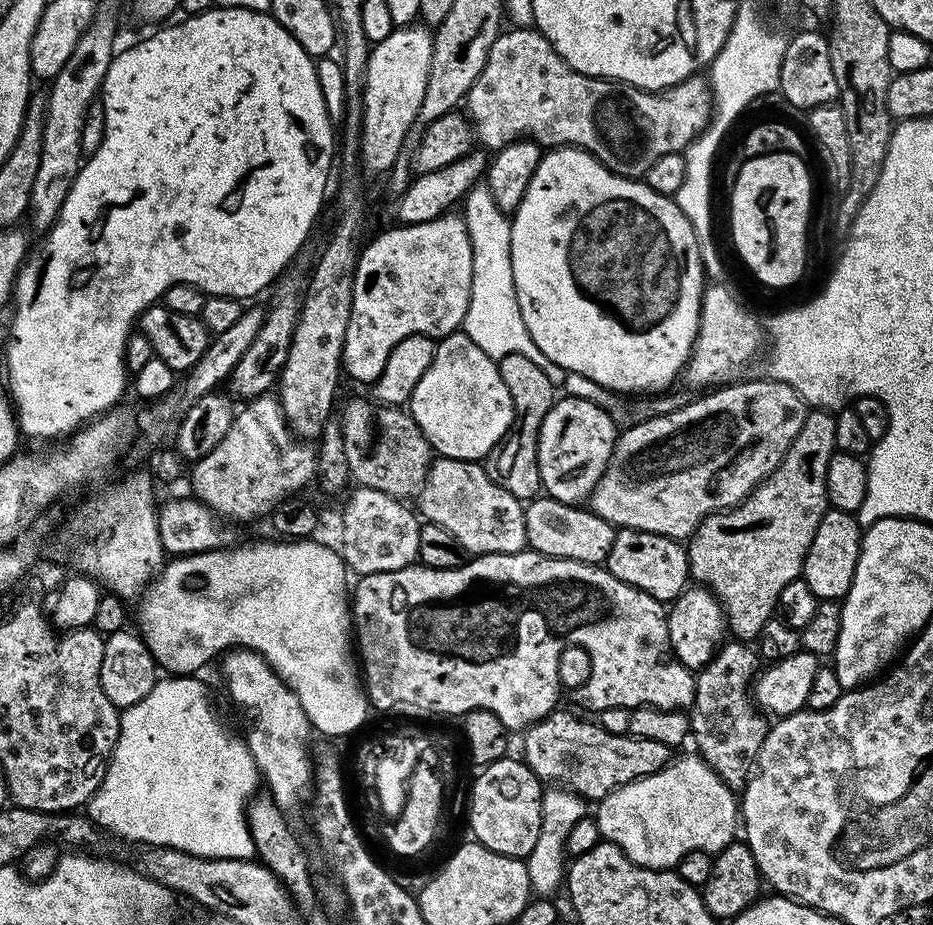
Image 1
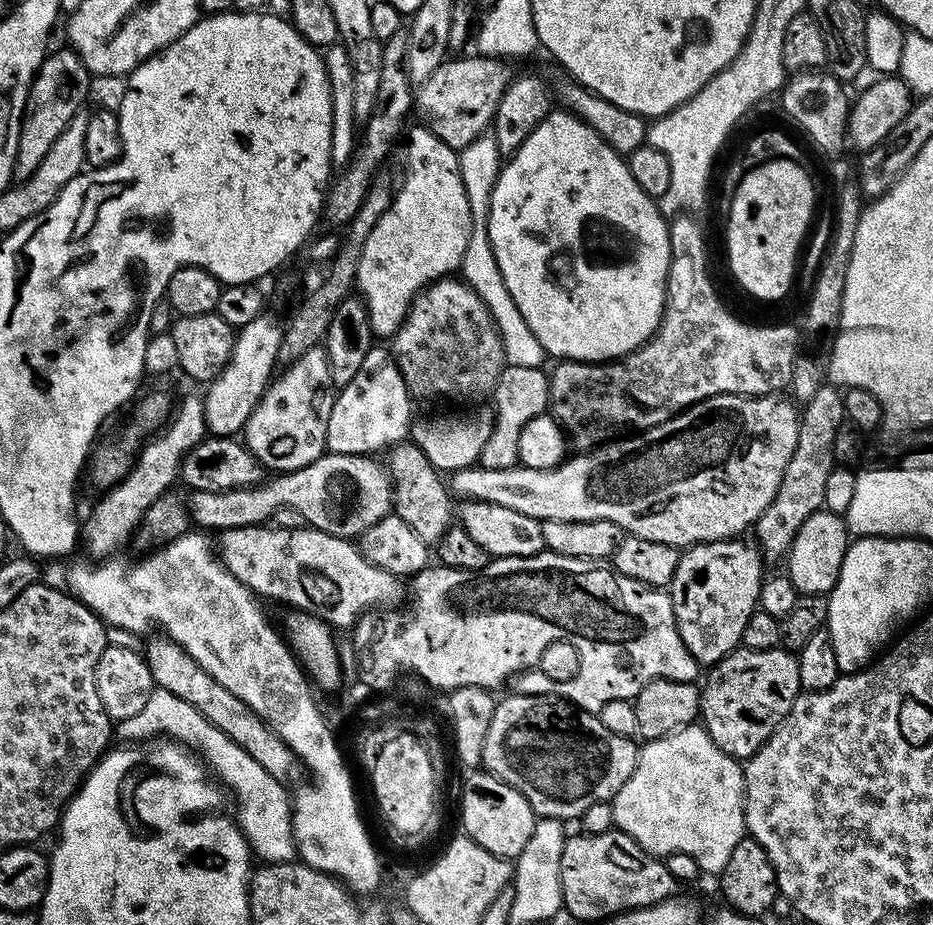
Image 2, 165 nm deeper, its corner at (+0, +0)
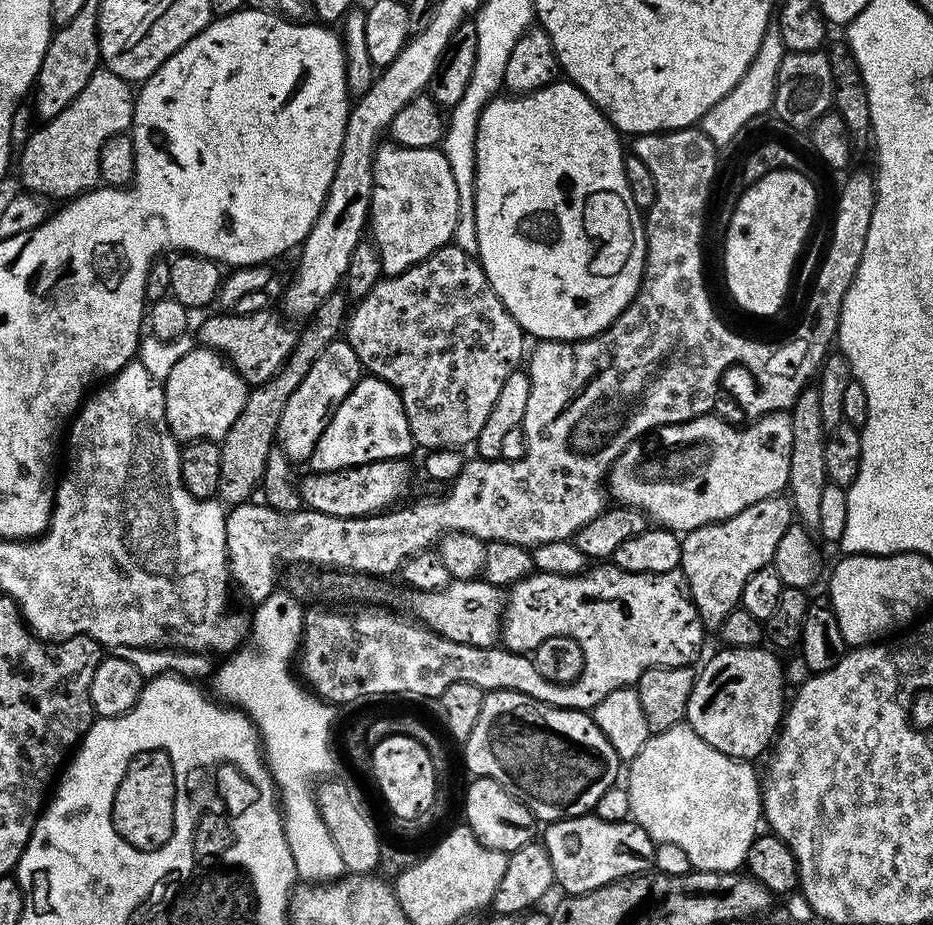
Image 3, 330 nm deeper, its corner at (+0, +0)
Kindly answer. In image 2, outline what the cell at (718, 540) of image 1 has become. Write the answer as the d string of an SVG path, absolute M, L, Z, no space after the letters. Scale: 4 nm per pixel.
M824 383L803 405L800 412L800 433L798 446L794 446L794 454L790 458L790 466L786 466L786 474L782 474L782 486L778 486L778 494L774 494L774 502L766 506L766 510L758 517L754 525L755 543L758 545L763 559L783 561L789 548L798 534L799 527L812 514L824 508L826 494L826 477L836 464L832 443L838 426L846 422L844 415L844 392L831 383Z

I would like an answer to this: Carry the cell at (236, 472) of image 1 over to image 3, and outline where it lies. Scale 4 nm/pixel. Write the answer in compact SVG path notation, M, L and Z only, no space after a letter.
M341 338L330 342L326 350L310 366L310 374L302 378L302 386L290 394L290 402L286 402L286 410L282 410L282 418L278 422L276 444L279 451L285 452L293 462L307 462L310 454L314 454L314 446L318 446L318 438L322 438L322 430L330 422L336 407L354 390L354 386L362 379L360 359L348 345L347 339Z

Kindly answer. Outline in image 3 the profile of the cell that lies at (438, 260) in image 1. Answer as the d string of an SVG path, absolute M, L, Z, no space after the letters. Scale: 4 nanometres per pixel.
M384 142L377 147L372 169L374 190L370 213L370 239L378 250L384 276L397 276L410 266L430 258L430 254L434 254L438 249L453 243L458 222L458 186L454 186L450 162L446 162L439 147L407 148L401 144Z

